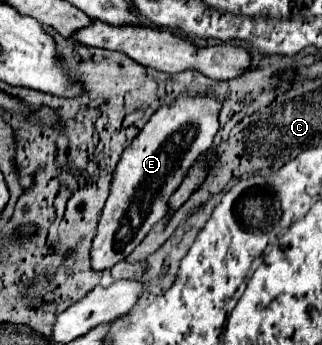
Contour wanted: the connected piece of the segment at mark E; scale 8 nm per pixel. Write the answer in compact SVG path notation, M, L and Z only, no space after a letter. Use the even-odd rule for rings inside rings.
M182 94L174 104L162 106L152 114L144 130L122 152L90 250L94 270L108 270L126 258L146 238L154 222L166 218L168 210L176 210L184 198L188 200L196 184L200 184L200 176L204 176L204 172L200 172L198 156L202 156L212 144L218 128L218 112L220 102L216 98ZM170 198L172 202L168 206Z

